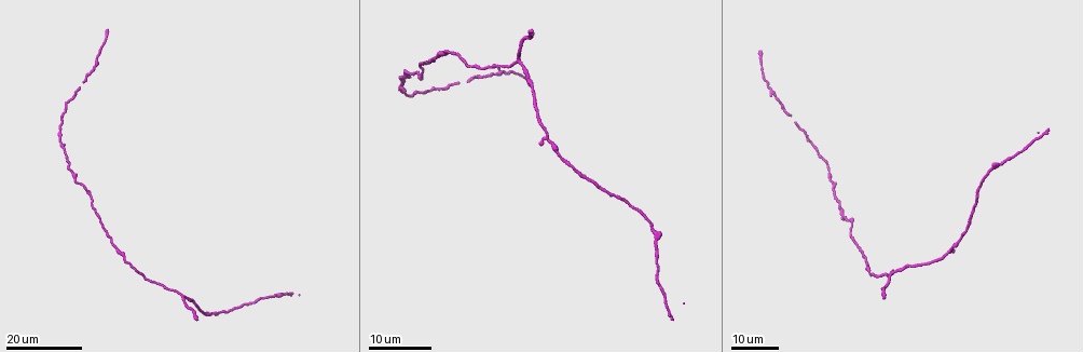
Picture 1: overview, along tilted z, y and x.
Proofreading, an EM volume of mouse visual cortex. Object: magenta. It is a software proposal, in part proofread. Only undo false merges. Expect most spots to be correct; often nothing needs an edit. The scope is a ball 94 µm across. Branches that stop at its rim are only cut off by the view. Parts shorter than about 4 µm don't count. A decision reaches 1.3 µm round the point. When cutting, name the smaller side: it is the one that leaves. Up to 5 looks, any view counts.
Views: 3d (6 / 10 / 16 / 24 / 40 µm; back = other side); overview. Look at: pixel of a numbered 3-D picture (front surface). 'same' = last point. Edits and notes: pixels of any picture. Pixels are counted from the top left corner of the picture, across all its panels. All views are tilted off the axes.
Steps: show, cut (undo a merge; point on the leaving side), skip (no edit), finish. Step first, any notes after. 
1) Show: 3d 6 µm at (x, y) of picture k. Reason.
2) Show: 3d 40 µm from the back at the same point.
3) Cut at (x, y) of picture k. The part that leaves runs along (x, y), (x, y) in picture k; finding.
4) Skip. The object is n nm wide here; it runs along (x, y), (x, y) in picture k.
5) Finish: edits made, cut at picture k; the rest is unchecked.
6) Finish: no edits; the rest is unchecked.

Show: 3d 16 µm at (406, 71) of picture 1. Thick turns thin.

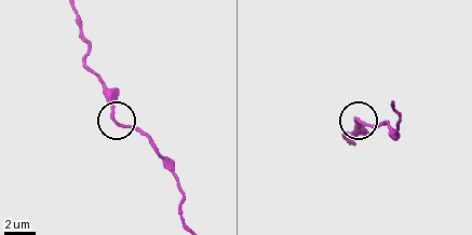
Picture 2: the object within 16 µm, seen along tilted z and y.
Show: 3d 6 µm at (354, 120) of picture 2. Zoom in.

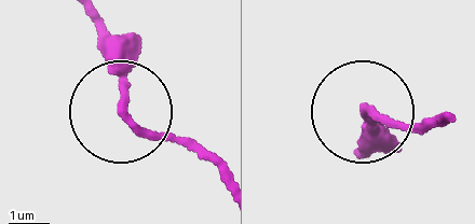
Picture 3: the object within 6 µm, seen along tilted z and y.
Skip. It runs along (221, 178), (133, 118), (121, 97), (121, 52), (100, 22) in picture 3; continuous, no second neuron.

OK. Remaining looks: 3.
Show: 3d 24 µm at (62, 144) of picture 1. Two arms in line, one across.

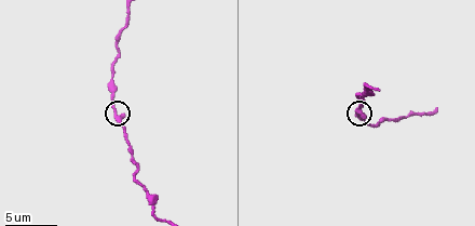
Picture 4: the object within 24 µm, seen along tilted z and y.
Show: 3d 10 µm at (113, 110) of picture 4. Zoom in.

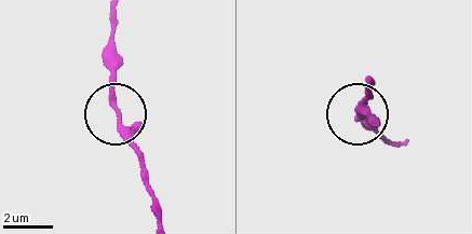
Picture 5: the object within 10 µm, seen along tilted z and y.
Skip. It runs along (158, 215), (132, 131), (115, 108), (111, 58) in picture 5; continuous, no second neuron.

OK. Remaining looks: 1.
Finish: no edits; the rest is unchecked.

